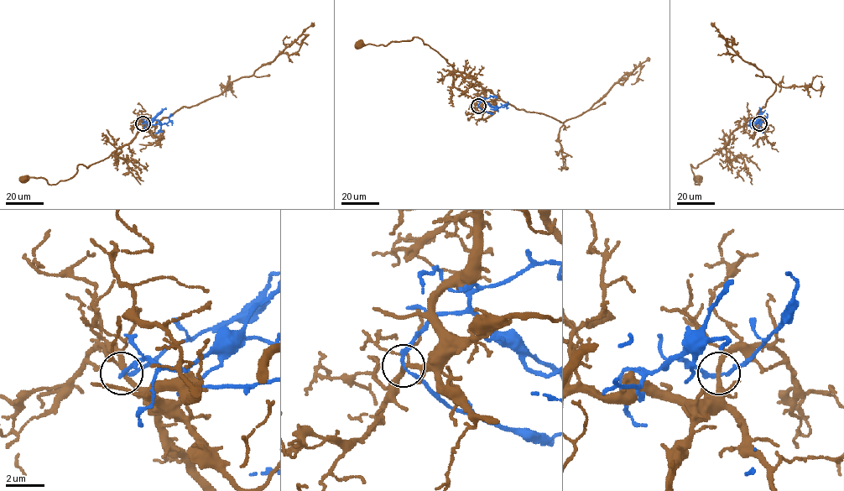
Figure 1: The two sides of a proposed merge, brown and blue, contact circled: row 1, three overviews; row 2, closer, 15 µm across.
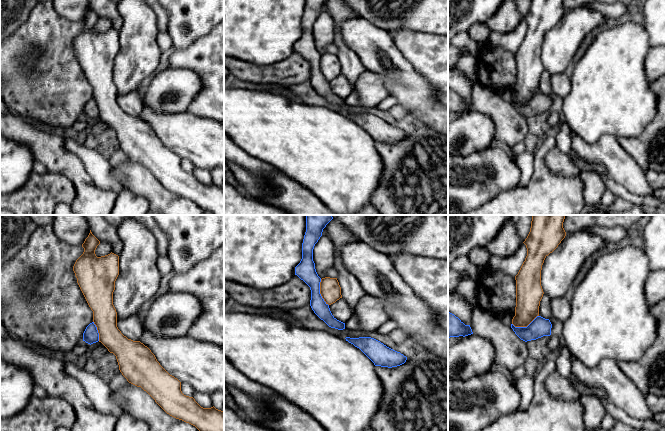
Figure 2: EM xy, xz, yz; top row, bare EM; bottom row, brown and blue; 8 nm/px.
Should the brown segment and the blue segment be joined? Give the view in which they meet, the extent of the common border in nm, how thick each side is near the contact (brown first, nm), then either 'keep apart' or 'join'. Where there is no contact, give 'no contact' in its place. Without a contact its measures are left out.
xz | 220 nm | 170/160 nm | keep apart

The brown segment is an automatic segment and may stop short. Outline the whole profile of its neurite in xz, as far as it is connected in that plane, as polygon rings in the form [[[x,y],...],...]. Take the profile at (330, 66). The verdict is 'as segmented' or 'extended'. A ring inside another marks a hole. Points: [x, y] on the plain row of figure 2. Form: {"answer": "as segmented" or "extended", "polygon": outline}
{"answer": "as segmented", "polygon": [[[322,54],[320,58],[320,70],[328,81],[333,80],[342,74],[341,63],[337,54]]]}

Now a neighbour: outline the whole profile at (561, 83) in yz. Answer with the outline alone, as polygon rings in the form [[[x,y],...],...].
[[[564,72],[560,74],[551,75],[552,93],[564,98],[571,90],[571,79]]]

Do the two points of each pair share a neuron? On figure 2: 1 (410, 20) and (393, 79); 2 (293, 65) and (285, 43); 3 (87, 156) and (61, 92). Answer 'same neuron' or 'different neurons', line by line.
1: different neurons
2: different neurons
3: different neurons

